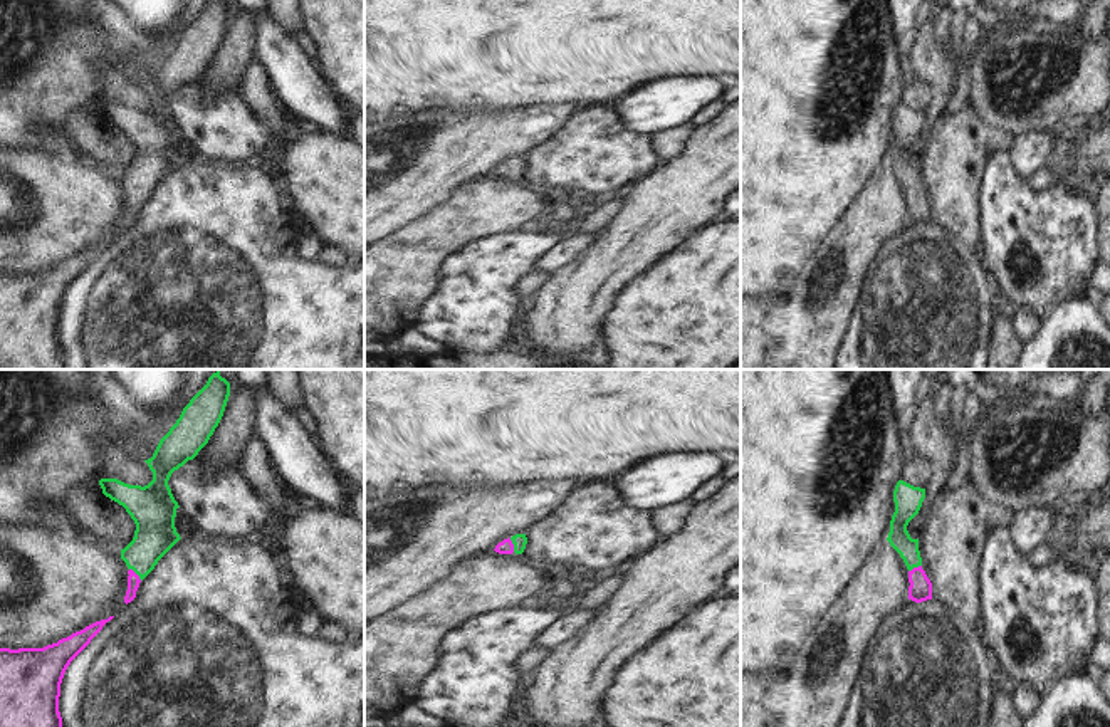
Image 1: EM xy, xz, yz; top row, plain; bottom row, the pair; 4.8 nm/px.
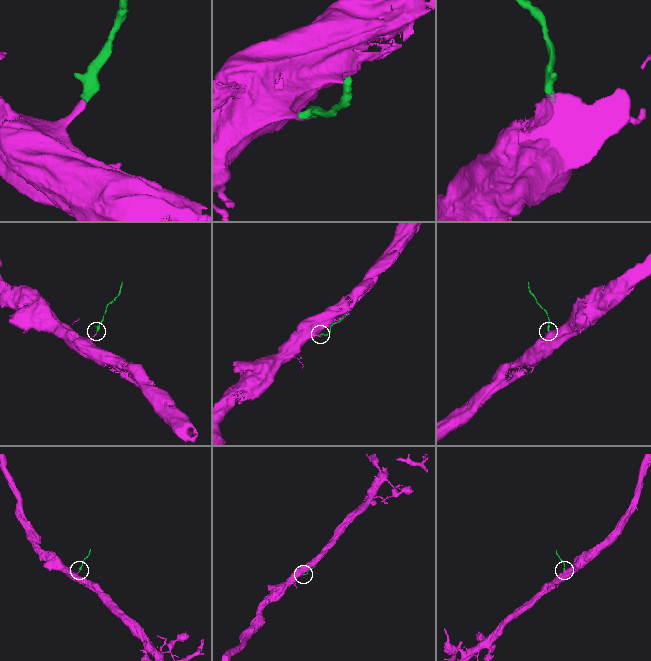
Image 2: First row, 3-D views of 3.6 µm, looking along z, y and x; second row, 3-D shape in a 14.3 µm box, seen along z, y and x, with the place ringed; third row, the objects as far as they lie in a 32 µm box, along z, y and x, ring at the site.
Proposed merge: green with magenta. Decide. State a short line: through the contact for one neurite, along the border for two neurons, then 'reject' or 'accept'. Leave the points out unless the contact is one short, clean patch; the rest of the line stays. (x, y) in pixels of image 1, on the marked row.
xz (519, 541), (513, 543), (506, 546) | accept

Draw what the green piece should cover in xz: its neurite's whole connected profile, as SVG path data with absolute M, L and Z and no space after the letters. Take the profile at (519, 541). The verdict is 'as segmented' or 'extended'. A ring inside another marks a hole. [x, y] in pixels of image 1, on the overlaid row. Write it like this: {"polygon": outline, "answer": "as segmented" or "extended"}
{"polygon": "M516 534L499 542L494 551L499 554L512 554L512 552L522 554L526 549L526 544L527 544L526 534Z", "answer": "extended"}

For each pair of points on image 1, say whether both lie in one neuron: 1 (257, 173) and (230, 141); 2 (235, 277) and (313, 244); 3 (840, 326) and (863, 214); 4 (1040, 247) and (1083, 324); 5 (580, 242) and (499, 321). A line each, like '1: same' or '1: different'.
1: different
2: different
3: same
4: different
5: different

